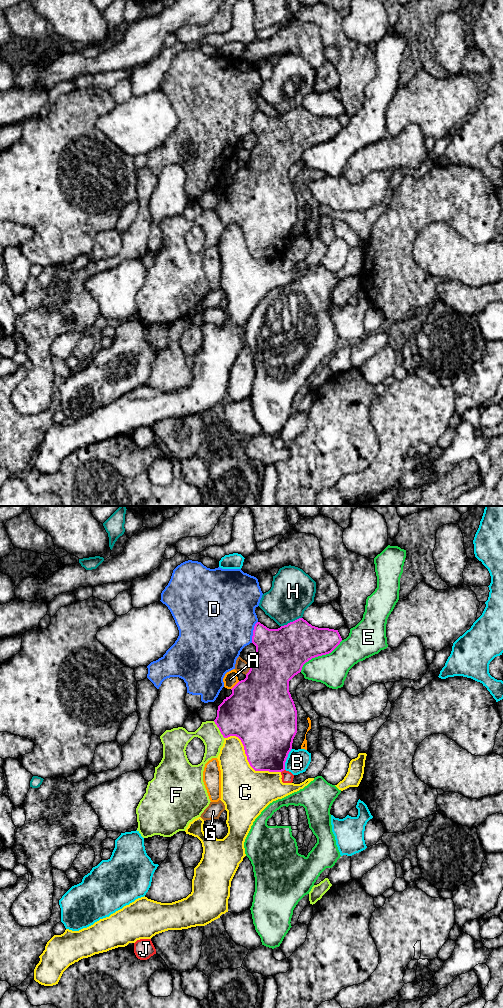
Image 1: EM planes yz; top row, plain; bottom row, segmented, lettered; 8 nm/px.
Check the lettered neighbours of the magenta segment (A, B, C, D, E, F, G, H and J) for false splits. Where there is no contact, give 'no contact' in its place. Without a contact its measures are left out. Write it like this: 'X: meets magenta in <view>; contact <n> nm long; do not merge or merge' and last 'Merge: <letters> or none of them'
A: meets magenta in yz; contact 100 nm long; do not merge
B: meets magenta in yz; contact 190 nm long; do not merge
C: meets magenta in yz; contact 550 nm long; do not merge
D: meets magenta in yz; contact 180 nm long; do not merge
E: meets magenta in yz; contact 420 nm long; do not merge
F: meets magenta in yz; contact 170 nm long; do not merge
G: meets magenta in yz; contact 100 nm long; do not merge
H: meets magenta in yz; contact 180 nm long; do not merge
J: meets magenta in yz; contact 40 nm long; do not merge
Merge: none of them

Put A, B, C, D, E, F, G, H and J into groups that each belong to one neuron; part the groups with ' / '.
A / B / C / D / E / F / G / H / J

